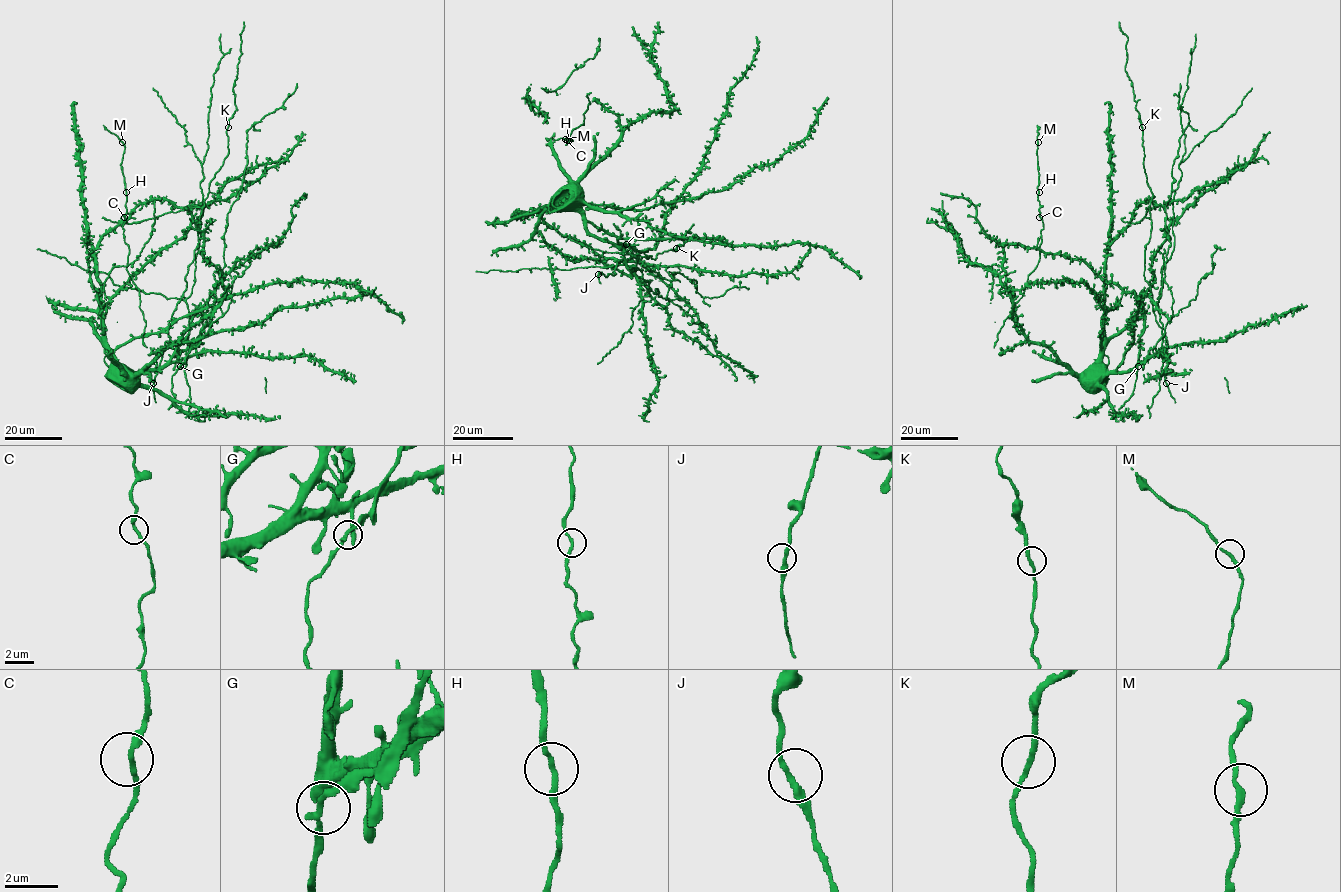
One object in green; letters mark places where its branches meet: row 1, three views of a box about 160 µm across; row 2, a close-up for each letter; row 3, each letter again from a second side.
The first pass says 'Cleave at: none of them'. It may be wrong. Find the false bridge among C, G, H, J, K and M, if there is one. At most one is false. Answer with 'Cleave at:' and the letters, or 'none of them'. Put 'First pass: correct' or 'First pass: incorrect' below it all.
Cleave at: none of them
First pass: correct

